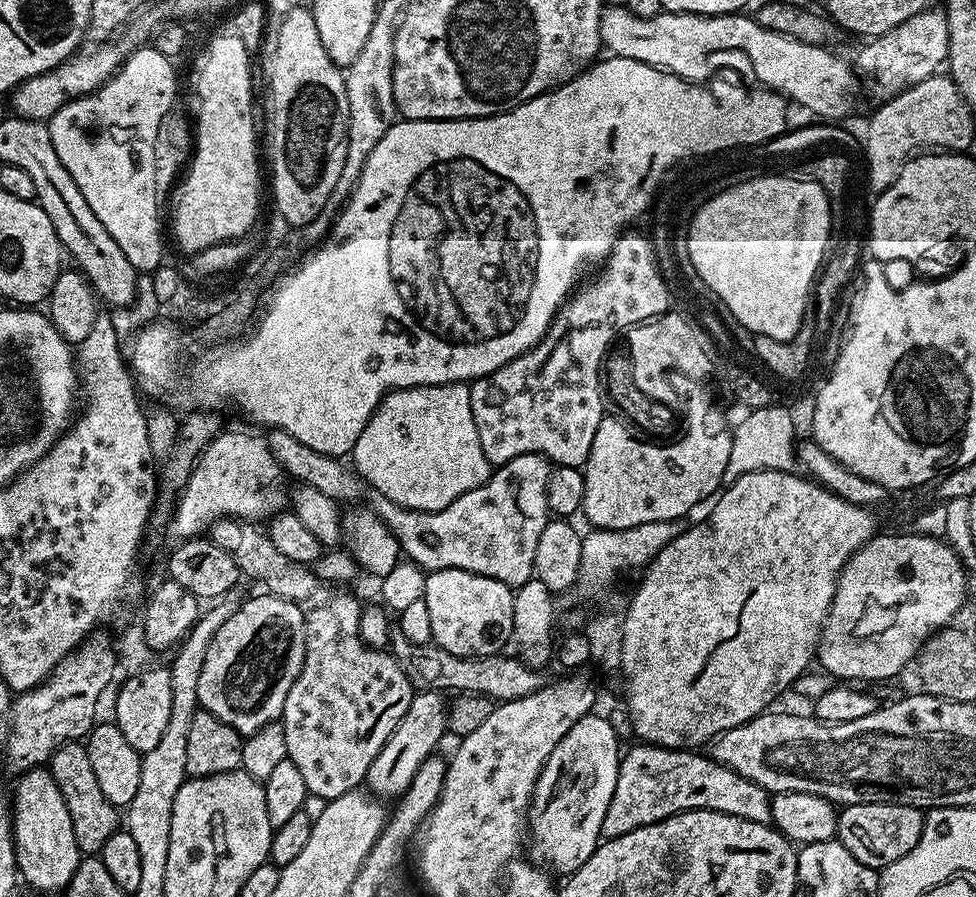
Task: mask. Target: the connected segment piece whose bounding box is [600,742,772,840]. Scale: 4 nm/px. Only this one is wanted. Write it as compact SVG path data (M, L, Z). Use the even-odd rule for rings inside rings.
M643 742L637 743L637 748L632 748L623 753L620 757L620 769L618 770L618 782L614 786L614 798L610 798L610 806L606 806L606 818L602 818L602 830L600 831L601 837L604 840L613 840L622 834L630 834L630 830L638 830L647 824L653 824L659 820L665 820L667 816L677 816L680 812L690 812L694 808L709 808L715 812L725 812L731 816L738 818L746 818L753 820L759 824L771 825L772 822L772 796L762 786L758 786L754 782L750 782L746 778L742 778L742 774L738 774L734 770L730 770L726 765L719 764L718 761L713 760L711 755L701 753L696 750L677 750L674 748L660 748L657 744L646 744Z

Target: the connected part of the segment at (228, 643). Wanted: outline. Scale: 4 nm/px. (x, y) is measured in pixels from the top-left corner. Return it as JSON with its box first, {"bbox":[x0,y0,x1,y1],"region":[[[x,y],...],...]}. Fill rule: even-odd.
{"bbox":[198,594,306,738],"region":[[[265,594],[241,603],[214,634],[198,678],[199,707],[247,738],[284,715],[286,694],[304,665],[306,612],[299,603]]]}

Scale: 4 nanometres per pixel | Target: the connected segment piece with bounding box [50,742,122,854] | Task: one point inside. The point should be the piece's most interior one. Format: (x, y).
(94, 818)

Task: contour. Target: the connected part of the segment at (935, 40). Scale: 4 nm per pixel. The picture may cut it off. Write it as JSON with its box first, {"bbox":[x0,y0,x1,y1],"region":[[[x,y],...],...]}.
{"bbox":[855,7,948,94],"region":[[[943,7],[927,8],[922,14],[914,14],[914,18],[910,18],[906,22],[902,22],[902,26],[894,26],[894,30],[890,30],[886,34],[869,39],[868,44],[856,56],[855,67],[861,73],[865,72],[882,91],[888,92],[884,94],[895,94],[904,91],[905,88],[912,88],[918,82],[922,82],[926,78],[937,75],[941,71],[942,65],[948,58],[948,14]]]}

